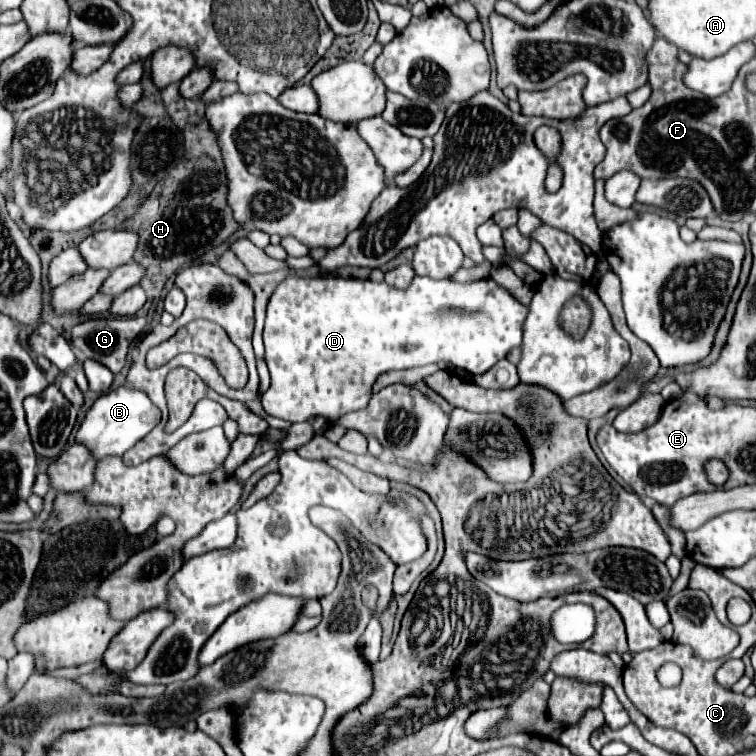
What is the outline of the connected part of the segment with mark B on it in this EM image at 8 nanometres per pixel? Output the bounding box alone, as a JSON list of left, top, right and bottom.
[76,387,160,461]

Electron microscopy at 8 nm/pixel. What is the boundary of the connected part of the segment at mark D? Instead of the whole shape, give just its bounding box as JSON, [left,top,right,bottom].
[262,275,528,423]

